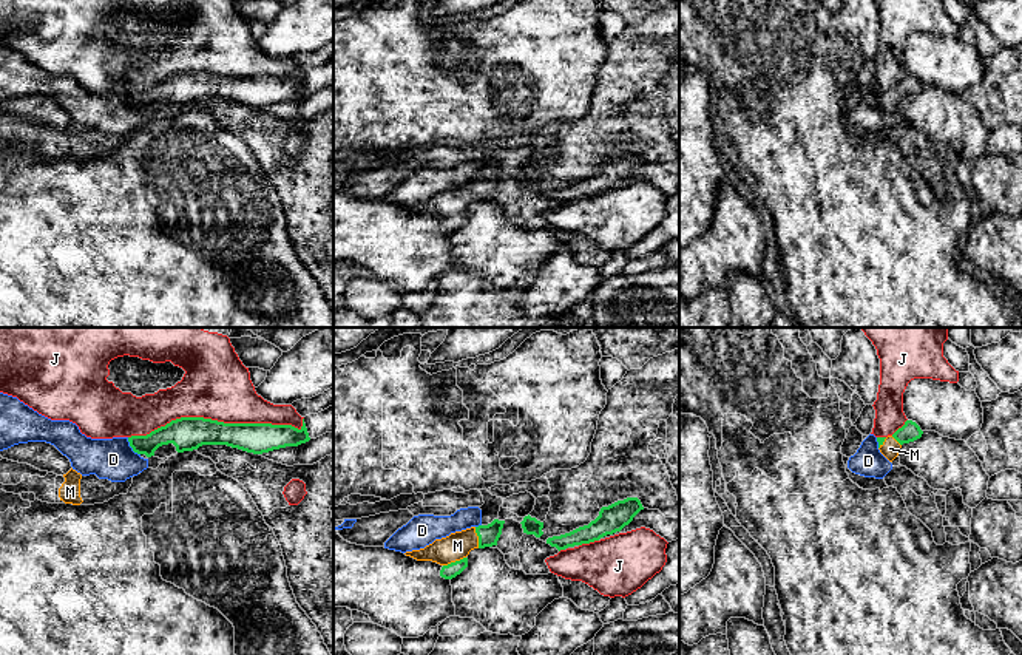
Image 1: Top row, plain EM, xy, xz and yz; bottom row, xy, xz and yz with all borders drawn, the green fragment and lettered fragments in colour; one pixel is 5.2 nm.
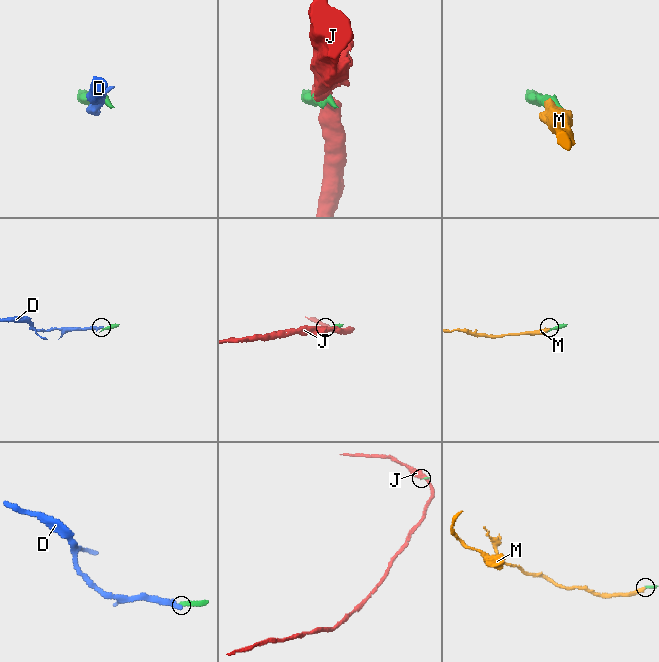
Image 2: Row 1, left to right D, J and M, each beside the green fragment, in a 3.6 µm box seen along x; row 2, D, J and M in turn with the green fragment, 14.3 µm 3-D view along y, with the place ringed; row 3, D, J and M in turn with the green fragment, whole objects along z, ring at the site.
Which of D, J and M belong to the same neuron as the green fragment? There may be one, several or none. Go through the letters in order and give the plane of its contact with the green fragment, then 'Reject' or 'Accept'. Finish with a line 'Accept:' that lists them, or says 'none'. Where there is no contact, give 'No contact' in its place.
D: Touches green in xy. Reject
J: Touches green in xy. Reject
M: Touches green in xz. Accept
Accept: M

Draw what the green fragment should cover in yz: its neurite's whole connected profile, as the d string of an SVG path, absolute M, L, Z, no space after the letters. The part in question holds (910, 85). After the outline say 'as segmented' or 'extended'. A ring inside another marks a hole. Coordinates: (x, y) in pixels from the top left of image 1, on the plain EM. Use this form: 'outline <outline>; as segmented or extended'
outline M906 74L905 79L898 82L892 90L877 91L878 104L889 116L892 116L898 110L903 97L914 96L920 93L922 88L923 85L915 76Z; extended

